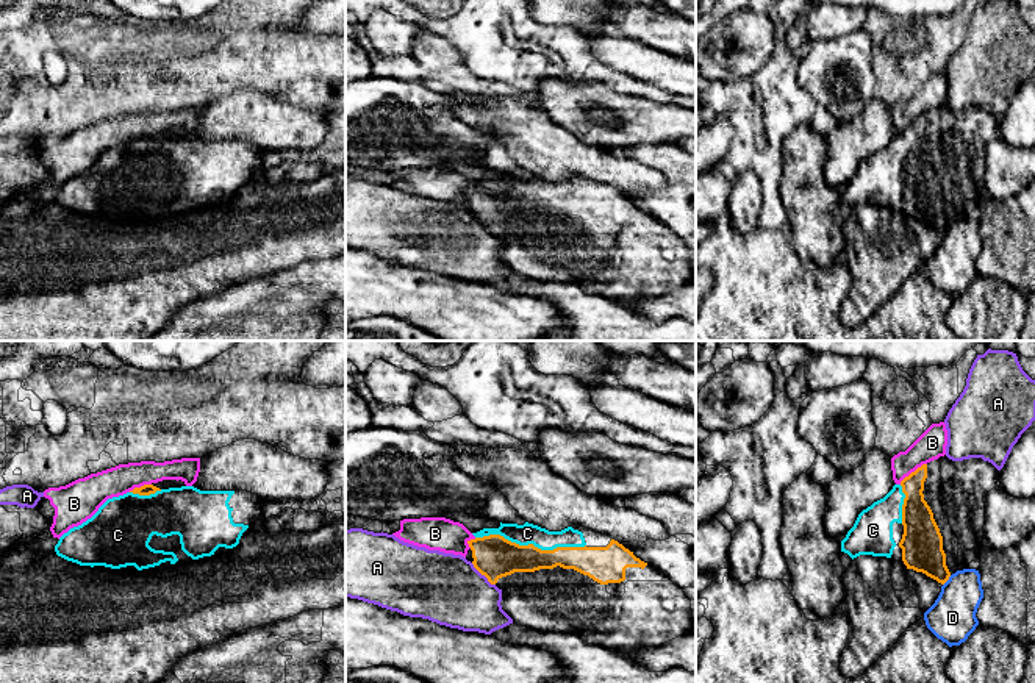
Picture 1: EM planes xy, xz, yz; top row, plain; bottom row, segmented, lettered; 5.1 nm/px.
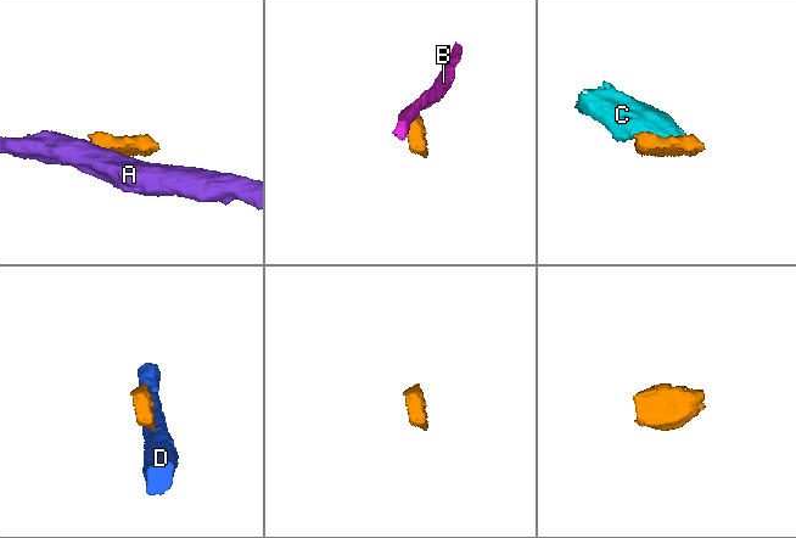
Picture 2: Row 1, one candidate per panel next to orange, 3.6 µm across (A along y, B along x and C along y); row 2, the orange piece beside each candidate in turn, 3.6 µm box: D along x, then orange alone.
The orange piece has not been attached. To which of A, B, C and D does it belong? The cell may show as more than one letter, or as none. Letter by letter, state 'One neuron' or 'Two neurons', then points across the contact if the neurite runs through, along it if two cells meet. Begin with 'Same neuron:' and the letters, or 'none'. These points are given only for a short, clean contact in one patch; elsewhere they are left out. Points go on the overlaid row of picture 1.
Same neuron: C
A: Two neurons. Boundary: xz (471, 563), (494, 585)
B: Two neurons
C: One neuron
D: Two neurons

